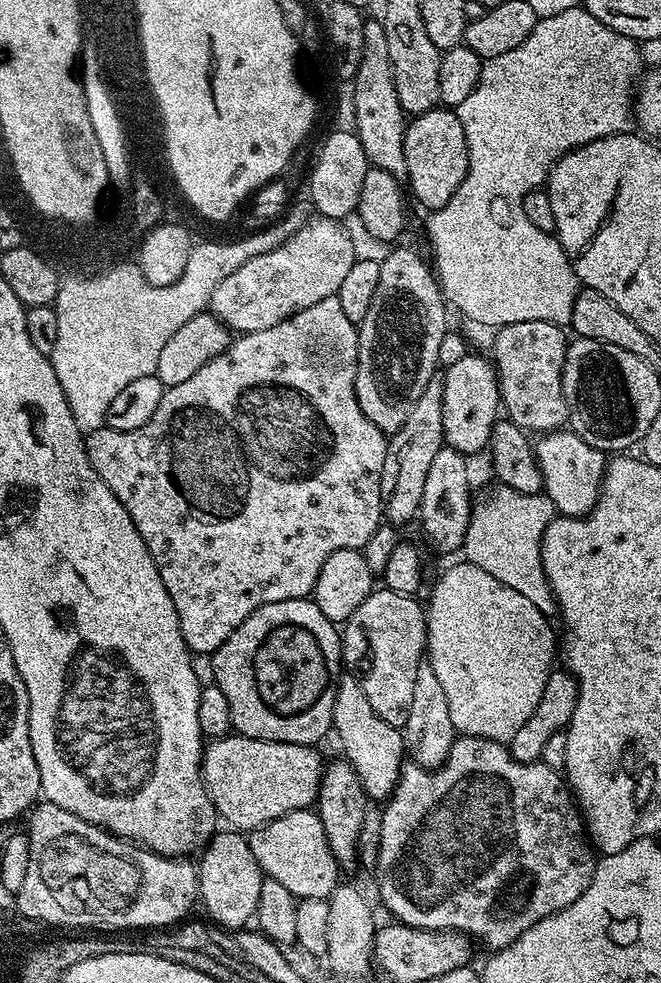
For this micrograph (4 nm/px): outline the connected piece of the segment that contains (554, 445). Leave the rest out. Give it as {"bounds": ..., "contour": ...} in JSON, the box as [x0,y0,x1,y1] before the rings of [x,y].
{"bounds":[534,430,605,516],"contour":[[[571,430],[545,432],[537,440],[534,451],[543,480],[543,495],[554,502],[557,513],[561,516],[587,516],[596,504],[600,486],[604,483],[605,453],[590,446],[590,442],[582,442],[582,438],[578,438],[578,434]]]}

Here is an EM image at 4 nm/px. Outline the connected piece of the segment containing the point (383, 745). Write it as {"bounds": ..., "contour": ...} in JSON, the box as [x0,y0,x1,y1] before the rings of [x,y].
{"bounds":[332,675,406,801],"contour":[[[341,675],[340,683],[336,685],[332,727],[334,736],[340,739],[340,748],[344,751],[341,752],[343,759],[347,760],[358,774],[369,801],[387,801],[396,788],[400,772],[406,763],[404,734],[401,729],[390,726],[390,722],[382,722],[382,718],[378,718],[374,706],[370,706],[370,701],[355,675]]]}

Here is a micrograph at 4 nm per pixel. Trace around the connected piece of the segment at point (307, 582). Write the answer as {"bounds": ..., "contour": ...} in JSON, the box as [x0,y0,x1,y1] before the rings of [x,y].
{"bounds":[84,295,389,654],"contour":[[[334,295],[330,298],[322,298],[322,302],[314,302],[314,306],[306,306],[306,310],[298,310],[298,314],[278,322],[278,326],[270,326],[270,330],[258,330],[257,332],[245,332],[237,335],[229,343],[226,351],[220,356],[210,358],[210,362],[206,362],[206,366],[202,366],[202,370],[198,370],[190,378],[186,378],[186,382],[178,382],[178,386],[165,388],[162,402],[158,402],[158,410],[154,414],[154,418],[150,422],[146,422],[146,426],[138,426],[138,430],[114,430],[105,426],[95,428],[94,431],[87,433],[84,445],[86,446],[86,454],[90,458],[90,466],[94,466],[94,470],[98,470],[98,478],[102,478],[102,482],[106,482],[106,486],[110,486],[114,498],[118,498],[118,502],[122,502],[122,506],[126,506],[126,514],[130,514],[138,534],[142,534],[142,542],[146,542],[146,550],[150,550],[150,554],[158,566],[158,574],[162,574],[162,586],[166,586],[166,594],[170,594],[170,602],[174,602],[174,610],[178,610],[178,626],[182,630],[182,638],[186,642],[189,652],[193,654],[216,652],[218,646],[222,646],[222,642],[226,642],[226,638],[230,638],[230,634],[234,634],[234,630],[238,630],[238,626],[242,626],[242,622],[246,622],[246,618],[250,614],[254,614],[254,610],[258,610],[263,604],[303,600],[311,597],[315,593],[318,573],[322,570],[326,558],[330,558],[330,554],[334,554],[334,550],[350,550],[351,548],[363,550],[366,542],[370,542],[370,534],[374,534],[374,530],[380,528],[384,511],[380,483],[382,482],[382,466],[386,462],[389,437],[378,426],[374,426],[374,422],[370,418],[366,418],[366,414],[362,412],[362,406],[358,406],[358,398],[356,397],[357,370],[358,328],[357,325],[350,322],[350,318],[346,318],[346,313],[342,311],[342,302],[338,302],[338,298]]]}

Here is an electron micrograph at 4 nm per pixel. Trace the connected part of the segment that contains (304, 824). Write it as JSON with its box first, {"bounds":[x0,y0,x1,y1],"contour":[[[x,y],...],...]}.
{"bounds":[246,808,341,901],"contour":[[[303,808],[286,814],[247,833],[246,839],[265,877],[286,886],[297,901],[327,900],[341,879],[341,869],[330,850],[330,842],[326,842],[326,830],[322,830],[322,822],[315,811]]]}

